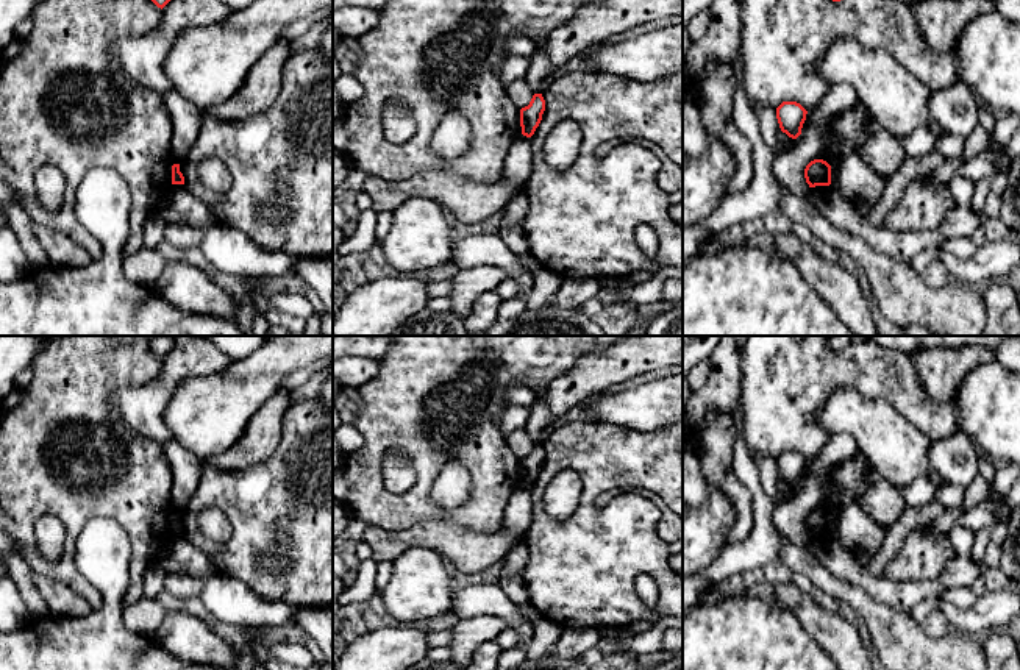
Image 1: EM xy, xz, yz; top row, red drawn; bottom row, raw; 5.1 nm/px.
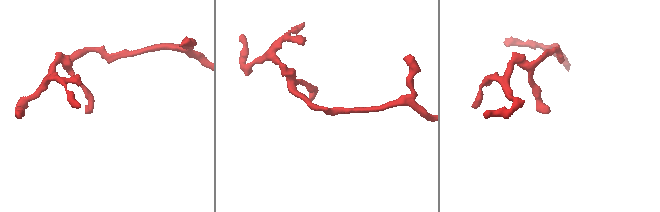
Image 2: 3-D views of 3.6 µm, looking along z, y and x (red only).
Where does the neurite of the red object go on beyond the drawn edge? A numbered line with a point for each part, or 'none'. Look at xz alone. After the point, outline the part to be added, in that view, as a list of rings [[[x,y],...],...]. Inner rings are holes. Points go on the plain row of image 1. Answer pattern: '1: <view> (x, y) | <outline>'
none

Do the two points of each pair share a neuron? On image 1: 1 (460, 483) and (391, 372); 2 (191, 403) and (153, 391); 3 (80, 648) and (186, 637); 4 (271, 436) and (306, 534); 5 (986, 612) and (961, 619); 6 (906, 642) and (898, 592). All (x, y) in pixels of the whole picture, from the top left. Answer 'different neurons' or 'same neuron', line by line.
1: different neurons
2: different neurons
3: different neurons
4: different neurons
5: same neuron
6: different neurons

